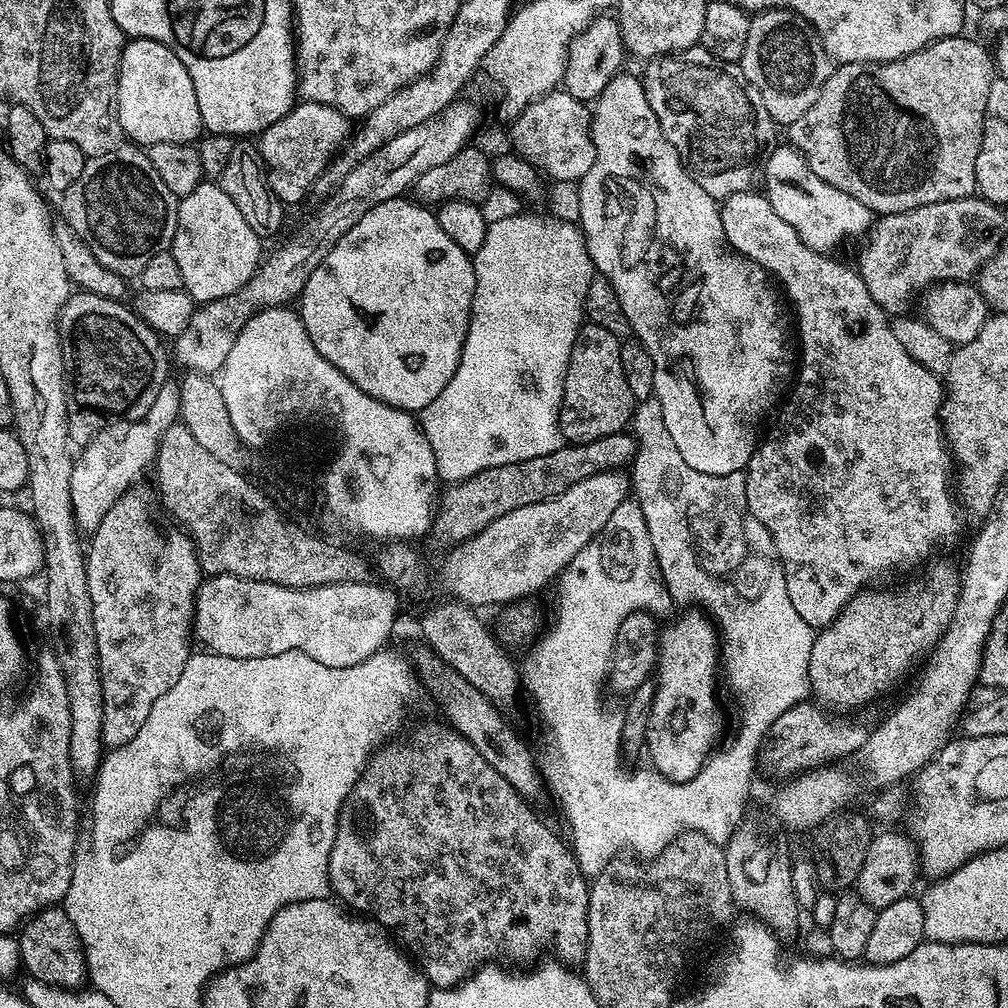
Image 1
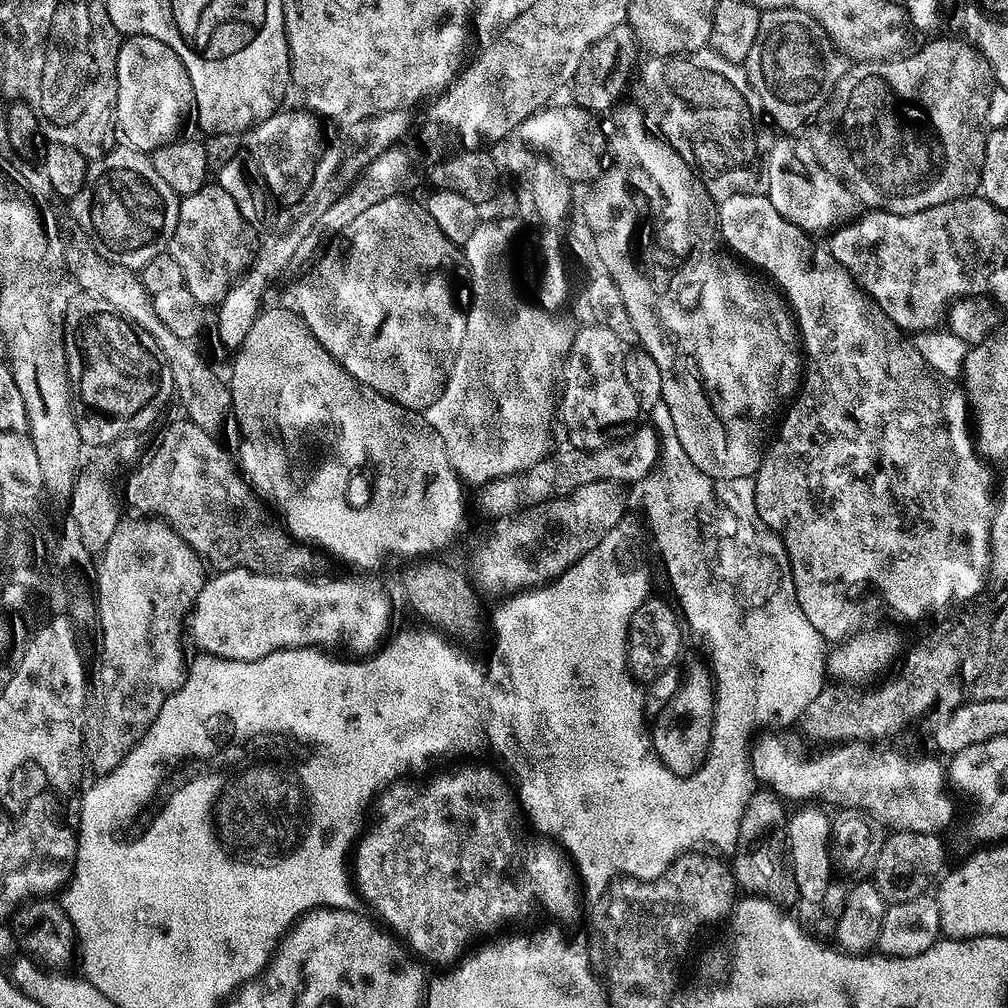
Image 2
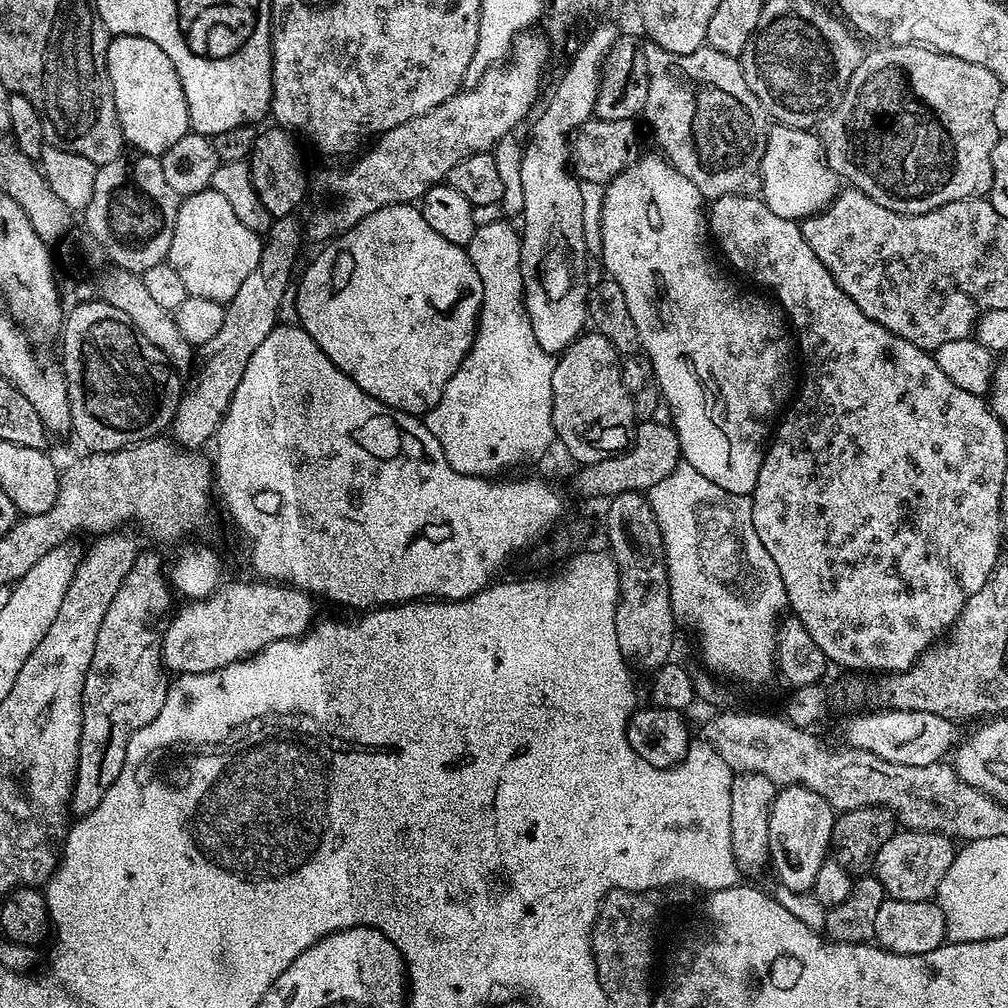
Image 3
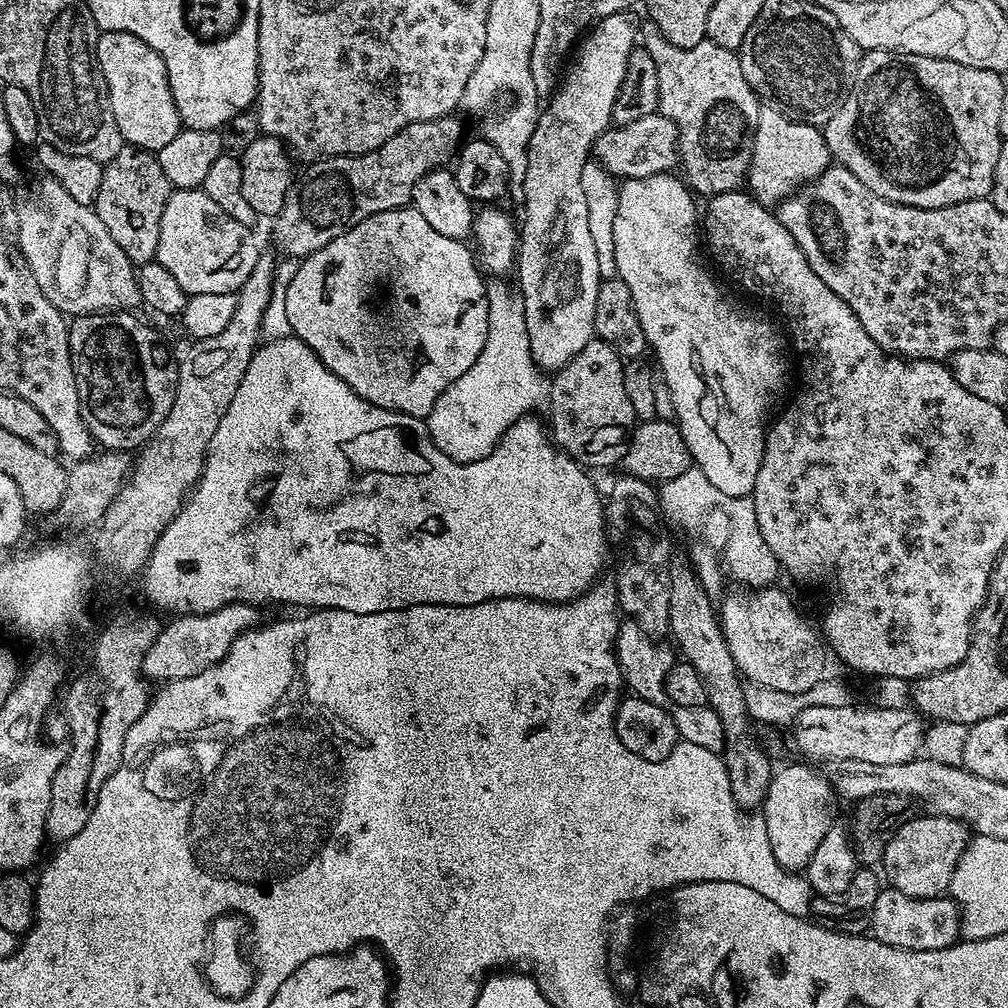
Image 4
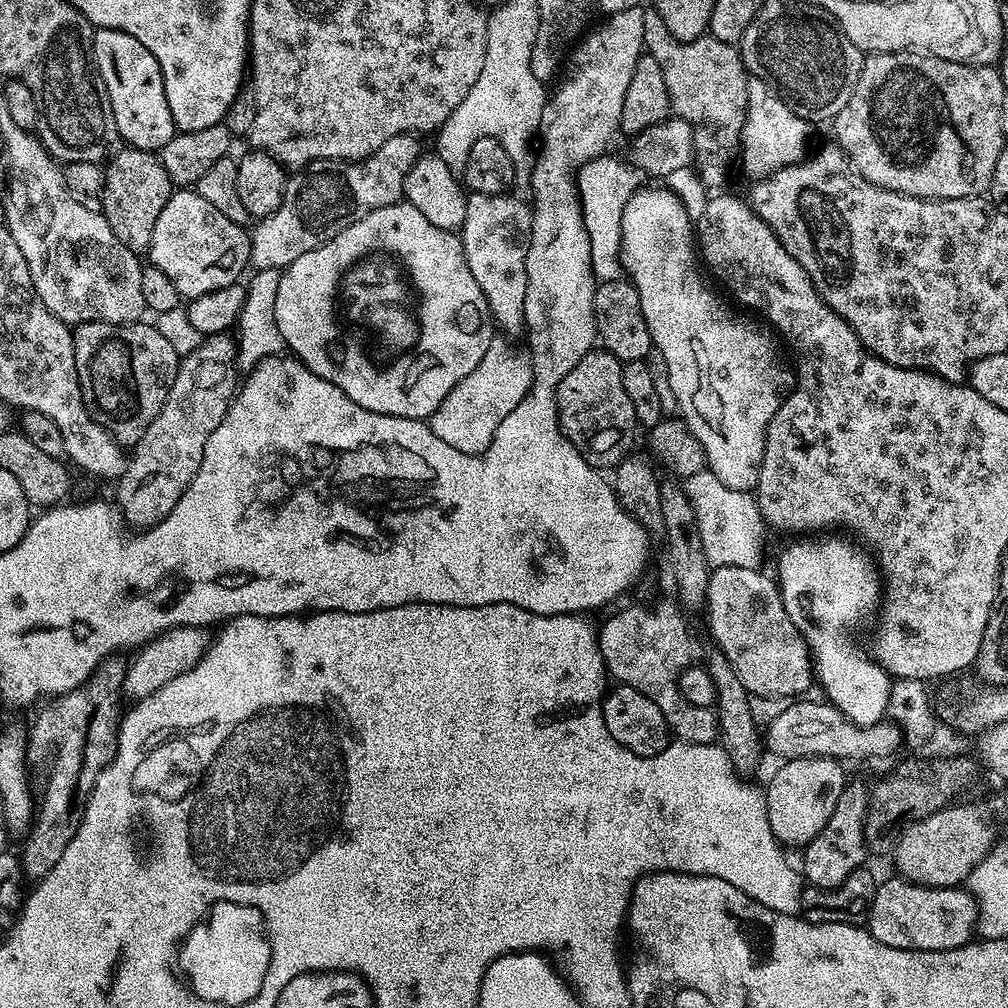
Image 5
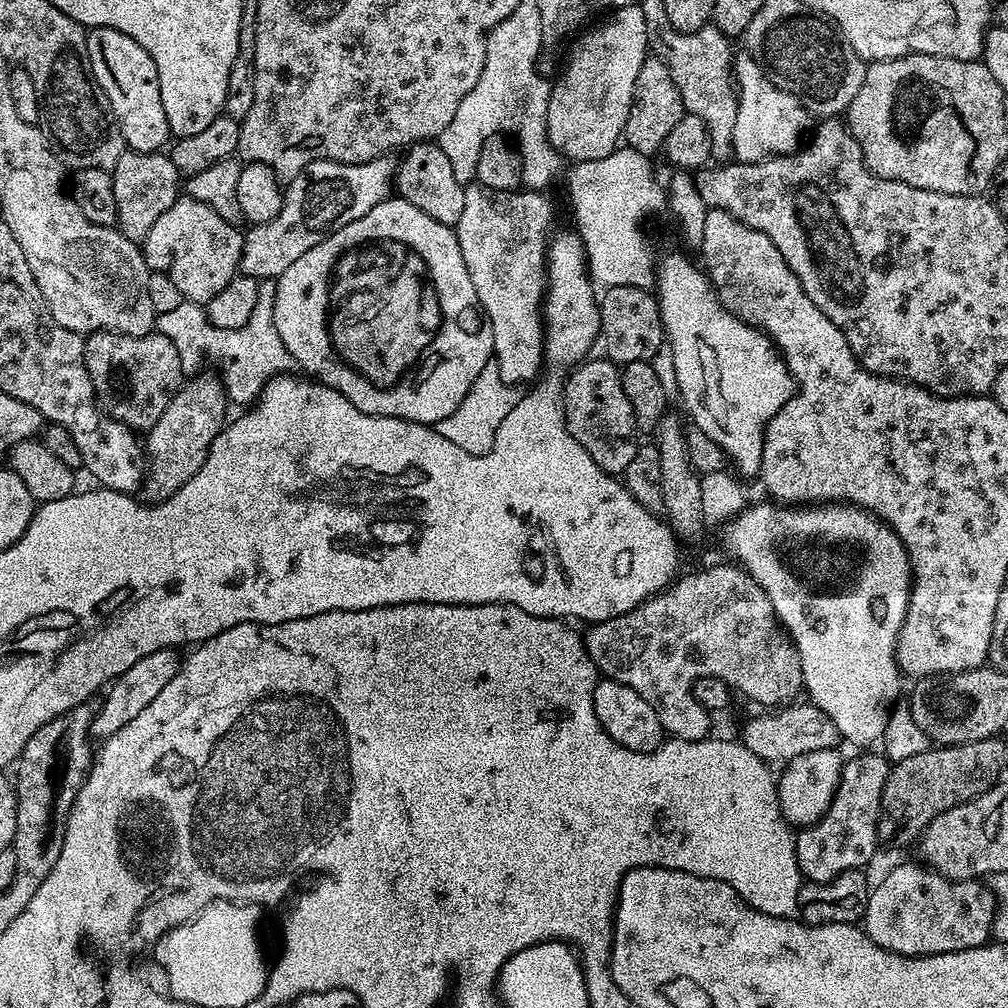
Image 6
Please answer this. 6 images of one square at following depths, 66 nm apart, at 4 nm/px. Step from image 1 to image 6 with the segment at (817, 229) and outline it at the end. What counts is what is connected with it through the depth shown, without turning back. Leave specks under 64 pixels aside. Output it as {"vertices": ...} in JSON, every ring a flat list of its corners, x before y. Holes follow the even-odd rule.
{"vertices":[[741,54,735,57,734,87,737,94,732,147,739,163,767,162,771,156,783,156,801,147,809,131,810,113,804,109,798,97,774,86,774,82,753,56]]}

